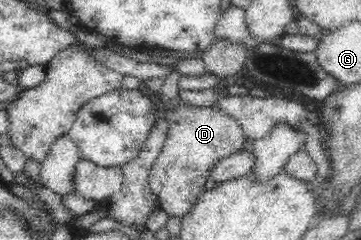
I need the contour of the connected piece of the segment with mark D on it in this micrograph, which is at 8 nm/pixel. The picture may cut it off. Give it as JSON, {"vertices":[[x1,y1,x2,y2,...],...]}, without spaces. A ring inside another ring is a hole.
{"vertices":[[181,104,181,107,167,112,167,124,171,125,171,131,151,169,150,188,158,199,159,208,164,209,169,216,182,218,193,207,195,199,206,191,203,184,215,166,214,162,231,153,241,152,248,147,248,143,233,118,221,111,216,113,210,107,195,109]]}

